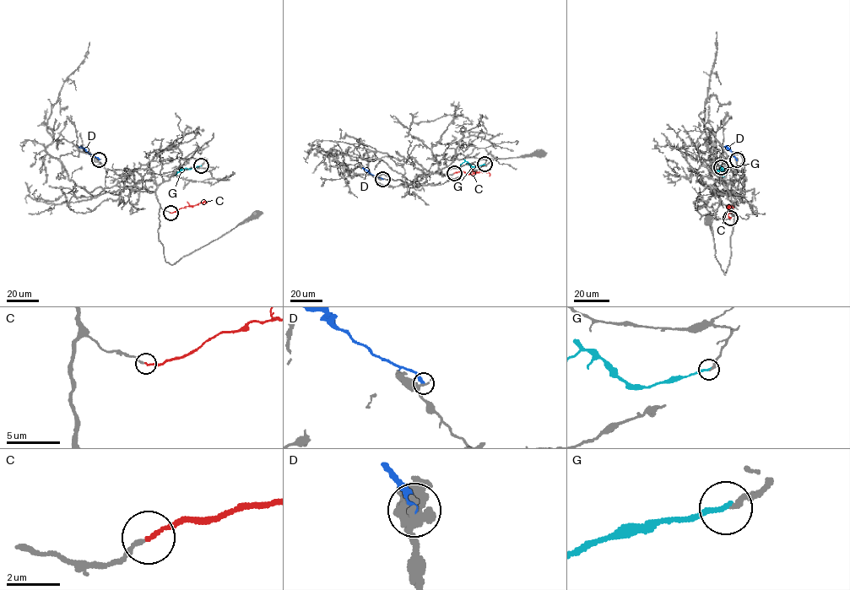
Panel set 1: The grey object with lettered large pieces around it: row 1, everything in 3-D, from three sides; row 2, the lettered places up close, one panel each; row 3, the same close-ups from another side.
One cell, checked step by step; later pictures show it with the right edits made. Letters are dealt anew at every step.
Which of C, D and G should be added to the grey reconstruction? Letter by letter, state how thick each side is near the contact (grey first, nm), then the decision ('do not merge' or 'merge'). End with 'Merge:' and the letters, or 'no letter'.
C: 160/160 nm | merge
D: 280/240 nm | do not merge
G: 160/200 nm | do not merge
Merge: C

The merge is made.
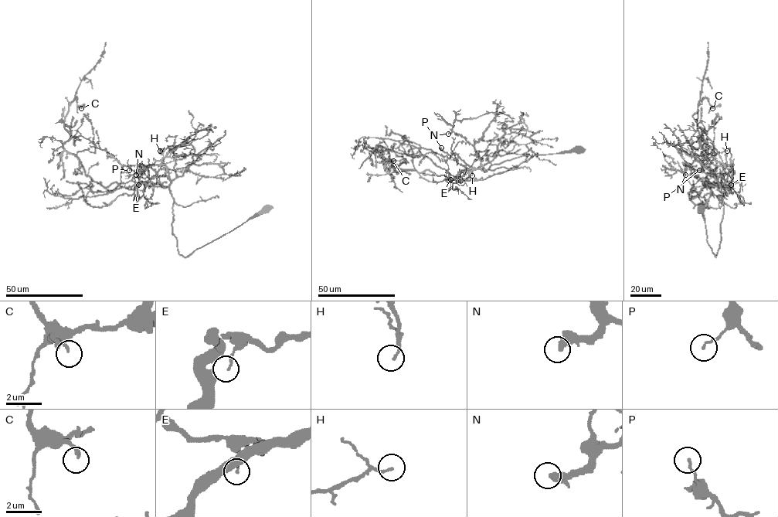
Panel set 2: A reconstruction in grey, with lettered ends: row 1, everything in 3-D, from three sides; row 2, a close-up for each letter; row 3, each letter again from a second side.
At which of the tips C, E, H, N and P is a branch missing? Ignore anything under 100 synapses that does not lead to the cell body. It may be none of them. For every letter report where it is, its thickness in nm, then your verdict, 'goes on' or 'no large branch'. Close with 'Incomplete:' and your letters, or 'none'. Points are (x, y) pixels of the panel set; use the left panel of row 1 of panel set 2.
C: place (81, 108); calibre 190 nm; no large branch
E: place (138, 185); calibre 80 nm; no large branch
H: place (160, 151); calibre 130 nm; no large branch
N: place (136, 175); calibre 400 nm; goes on
P: place (129, 170); calibre 110 nm; no large branch
Incomplete: N

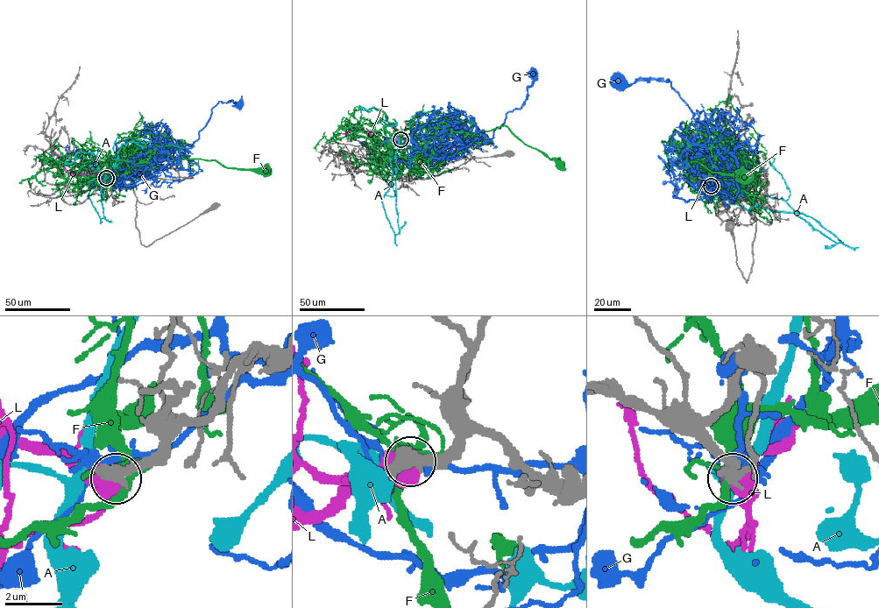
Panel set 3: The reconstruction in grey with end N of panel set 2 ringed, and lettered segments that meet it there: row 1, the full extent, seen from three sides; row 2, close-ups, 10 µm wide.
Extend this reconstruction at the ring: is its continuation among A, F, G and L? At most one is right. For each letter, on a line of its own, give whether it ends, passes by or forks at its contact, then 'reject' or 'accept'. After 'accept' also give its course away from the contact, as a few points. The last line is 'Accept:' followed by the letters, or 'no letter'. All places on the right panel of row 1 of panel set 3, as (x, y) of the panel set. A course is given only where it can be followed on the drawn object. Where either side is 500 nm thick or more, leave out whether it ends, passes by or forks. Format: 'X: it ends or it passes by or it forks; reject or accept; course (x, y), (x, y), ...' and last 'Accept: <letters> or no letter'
A: it passes by; reject
F: it forks; reject
G: reject
L: accept; course (711, 186), (717, 178), (699, 181), (693, 176), (690, 164), (690, 151), (688, 155)
Accept: L

